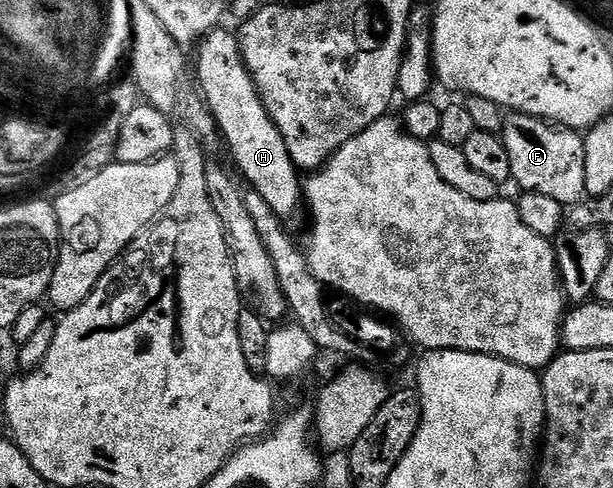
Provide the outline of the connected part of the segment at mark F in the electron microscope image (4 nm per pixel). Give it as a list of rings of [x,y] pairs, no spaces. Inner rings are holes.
[[[510,112],[505,115],[500,137],[508,148],[508,160],[512,160],[512,179],[523,186],[521,188],[523,191],[549,196],[563,208],[569,208],[583,201],[586,194],[584,176],[586,140],[579,131],[555,128],[543,118]]]

